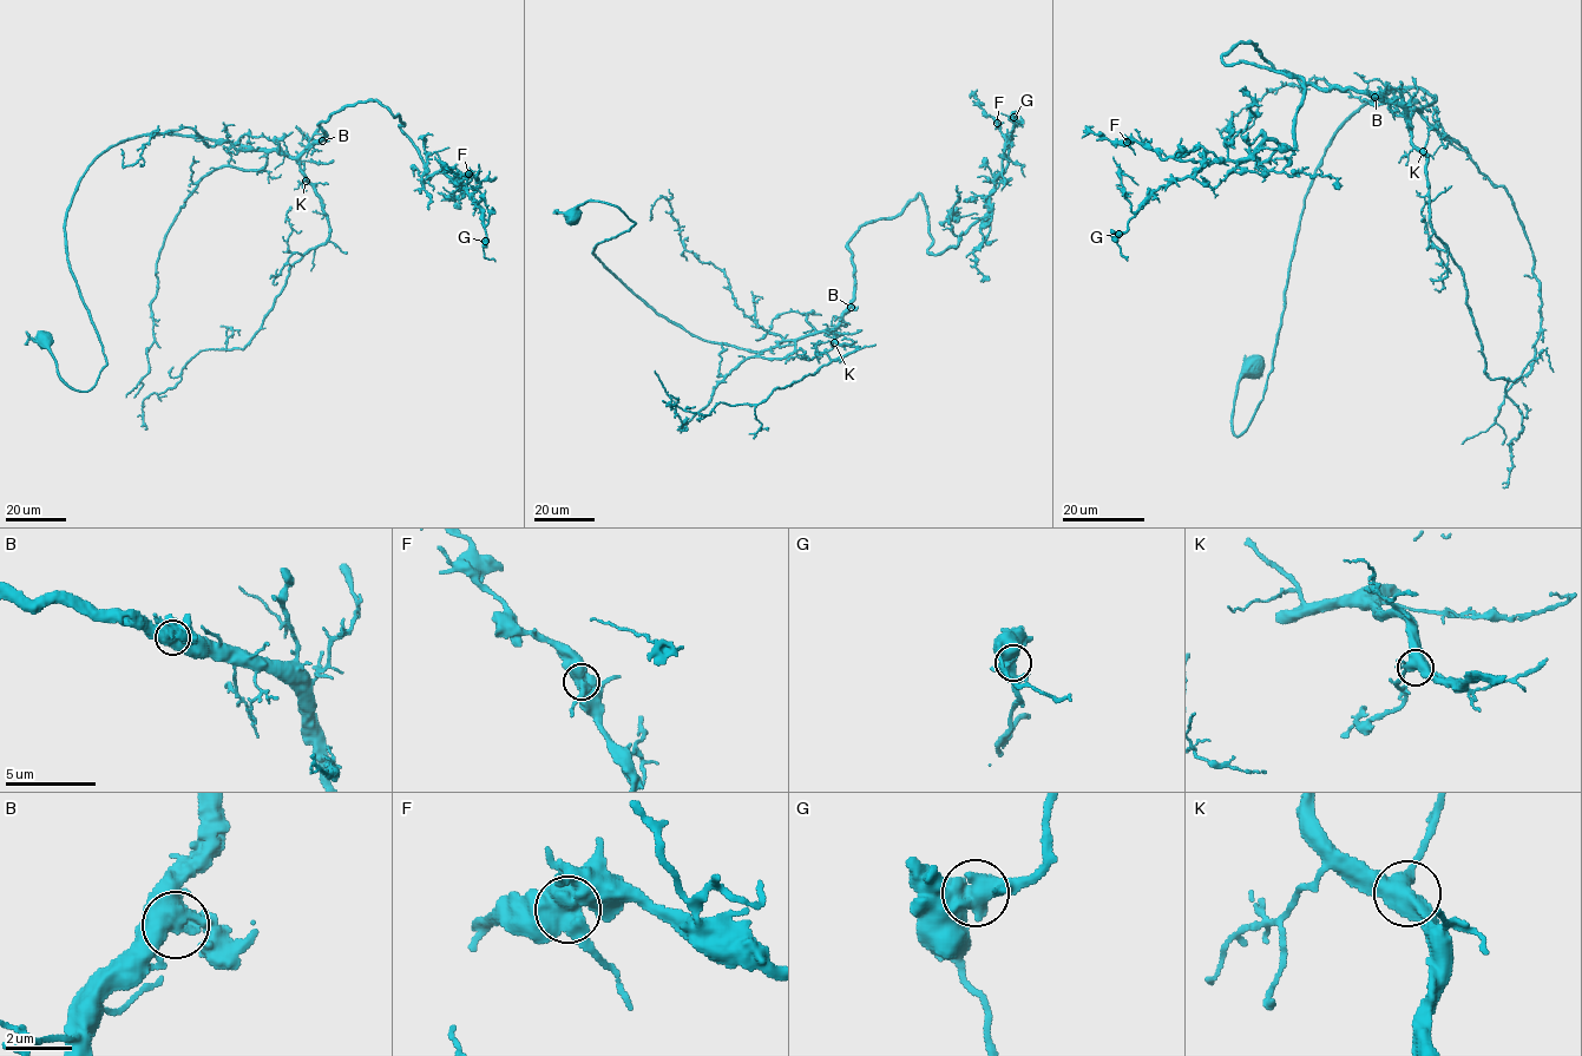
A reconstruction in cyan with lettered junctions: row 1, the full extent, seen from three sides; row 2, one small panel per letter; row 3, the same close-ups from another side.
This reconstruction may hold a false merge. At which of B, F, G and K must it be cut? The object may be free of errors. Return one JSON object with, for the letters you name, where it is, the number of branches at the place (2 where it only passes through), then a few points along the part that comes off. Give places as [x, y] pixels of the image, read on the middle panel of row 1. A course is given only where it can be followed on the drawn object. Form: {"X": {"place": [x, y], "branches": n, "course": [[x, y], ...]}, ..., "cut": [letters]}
{"cut": []}

